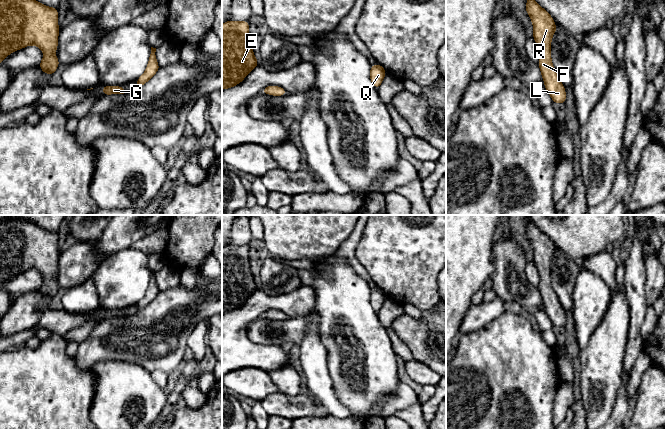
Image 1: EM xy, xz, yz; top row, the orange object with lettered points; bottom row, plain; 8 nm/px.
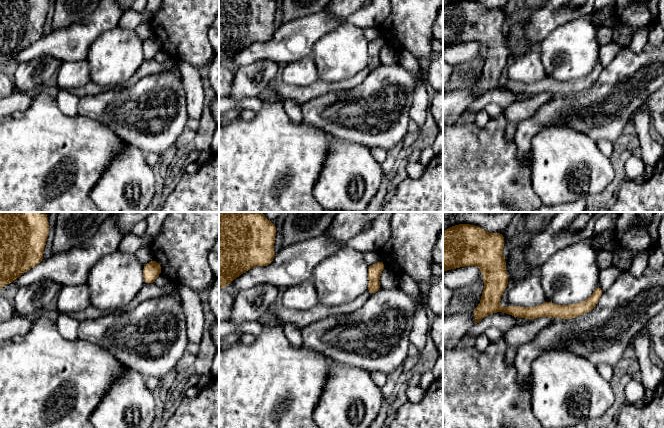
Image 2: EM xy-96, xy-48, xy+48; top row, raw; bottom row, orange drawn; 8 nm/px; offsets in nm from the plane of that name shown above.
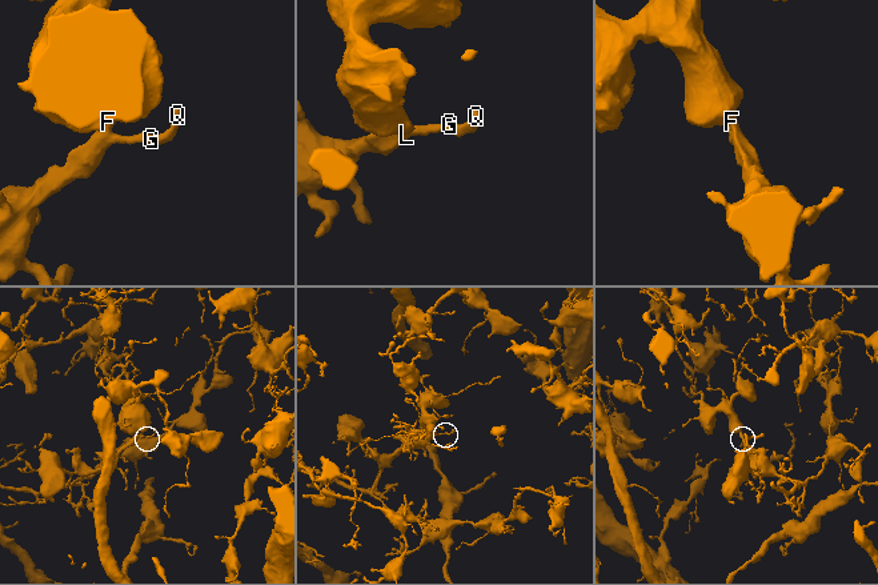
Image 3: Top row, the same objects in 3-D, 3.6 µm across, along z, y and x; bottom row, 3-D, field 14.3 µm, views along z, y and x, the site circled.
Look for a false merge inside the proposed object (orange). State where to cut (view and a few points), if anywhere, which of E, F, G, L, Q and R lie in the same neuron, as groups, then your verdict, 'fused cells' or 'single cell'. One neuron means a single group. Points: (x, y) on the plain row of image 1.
cut none; groups E F G L Q R; single cell

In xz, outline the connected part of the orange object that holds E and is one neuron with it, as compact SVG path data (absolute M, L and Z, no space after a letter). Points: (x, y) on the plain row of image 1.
M248 245L222 248L222 314L232 312L258 290L250 262Z

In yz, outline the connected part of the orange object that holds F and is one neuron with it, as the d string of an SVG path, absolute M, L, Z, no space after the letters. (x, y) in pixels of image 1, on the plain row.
M530 218L527 219L526 224L526 237L530 240L533 248L533 262L541 278L537 288L544 304L544 311L553 327L564 329L566 324L565 310L557 300L551 282L551 265L557 254L556 248L552 240L538 229Z

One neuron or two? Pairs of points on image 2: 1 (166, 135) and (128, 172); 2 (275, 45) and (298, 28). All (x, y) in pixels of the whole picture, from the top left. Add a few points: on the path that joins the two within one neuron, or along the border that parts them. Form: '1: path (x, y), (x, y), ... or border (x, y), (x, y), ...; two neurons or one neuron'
1: border (129, 144), (140, 148), (145, 153); two neurons
2: path (281, 45), (292, 34); one neuron

